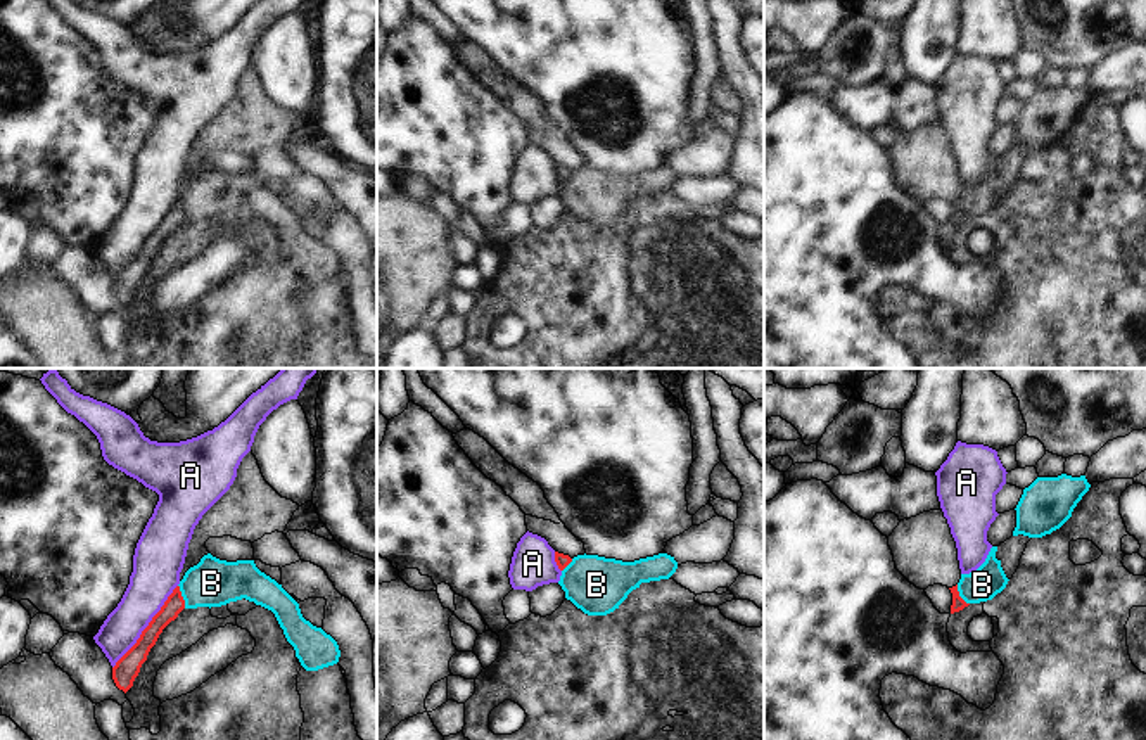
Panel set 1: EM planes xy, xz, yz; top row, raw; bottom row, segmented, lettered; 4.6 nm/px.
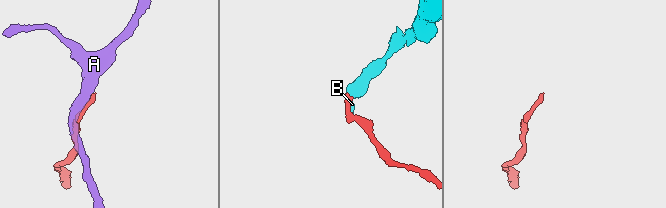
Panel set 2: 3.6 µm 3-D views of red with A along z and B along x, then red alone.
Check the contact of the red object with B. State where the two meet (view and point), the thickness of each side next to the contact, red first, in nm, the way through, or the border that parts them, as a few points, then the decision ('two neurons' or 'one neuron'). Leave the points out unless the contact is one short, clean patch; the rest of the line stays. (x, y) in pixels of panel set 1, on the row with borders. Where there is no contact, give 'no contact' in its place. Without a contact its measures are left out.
xy (182, 597) | 90/220 nm | along xy (178, 585), (185, 607) | two neurons

